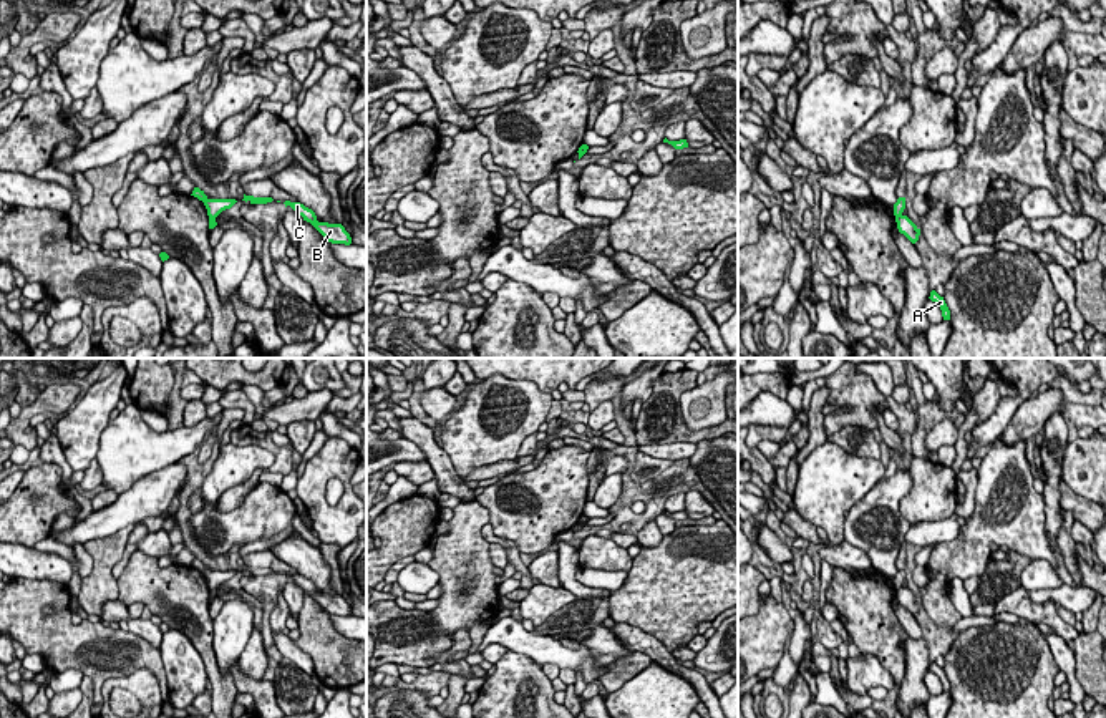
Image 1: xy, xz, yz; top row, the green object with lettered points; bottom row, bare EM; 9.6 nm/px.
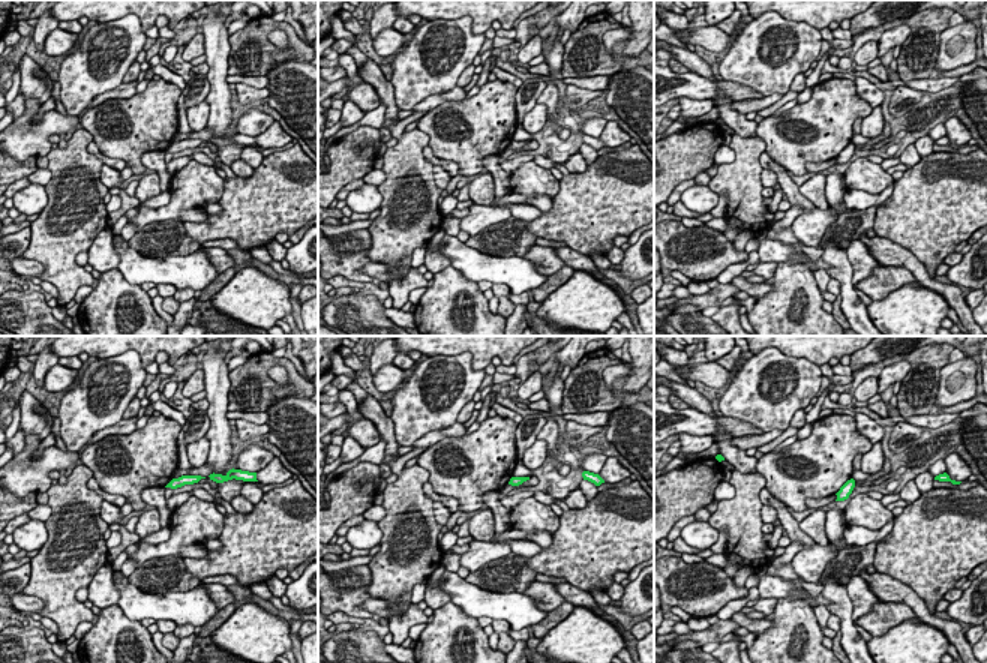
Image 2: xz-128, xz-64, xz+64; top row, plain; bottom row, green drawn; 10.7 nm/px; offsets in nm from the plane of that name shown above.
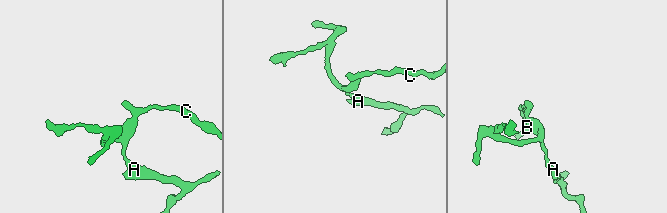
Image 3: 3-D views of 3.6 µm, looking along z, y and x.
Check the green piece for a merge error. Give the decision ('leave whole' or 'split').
split

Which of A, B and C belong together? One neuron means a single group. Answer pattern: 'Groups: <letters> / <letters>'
Groups: A / B C

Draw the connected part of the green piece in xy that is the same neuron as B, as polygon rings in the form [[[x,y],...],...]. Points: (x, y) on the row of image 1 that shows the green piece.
[[[285,201],[284,204],[285,207],[290,206],[298,216],[303,217],[303,221],[310,222],[328,242],[345,245],[352,244],[352,237],[342,224],[318,222],[315,212],[300,202]]]

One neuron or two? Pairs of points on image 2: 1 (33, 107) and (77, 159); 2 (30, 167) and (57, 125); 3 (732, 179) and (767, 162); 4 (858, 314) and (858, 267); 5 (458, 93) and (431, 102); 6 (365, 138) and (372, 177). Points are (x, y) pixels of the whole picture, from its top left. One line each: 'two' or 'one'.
1: two
2: two
3: two
4: two
5: one
6: two

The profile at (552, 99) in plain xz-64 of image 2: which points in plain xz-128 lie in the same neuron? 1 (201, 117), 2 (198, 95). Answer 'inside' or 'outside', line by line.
1: outside
2: outside

